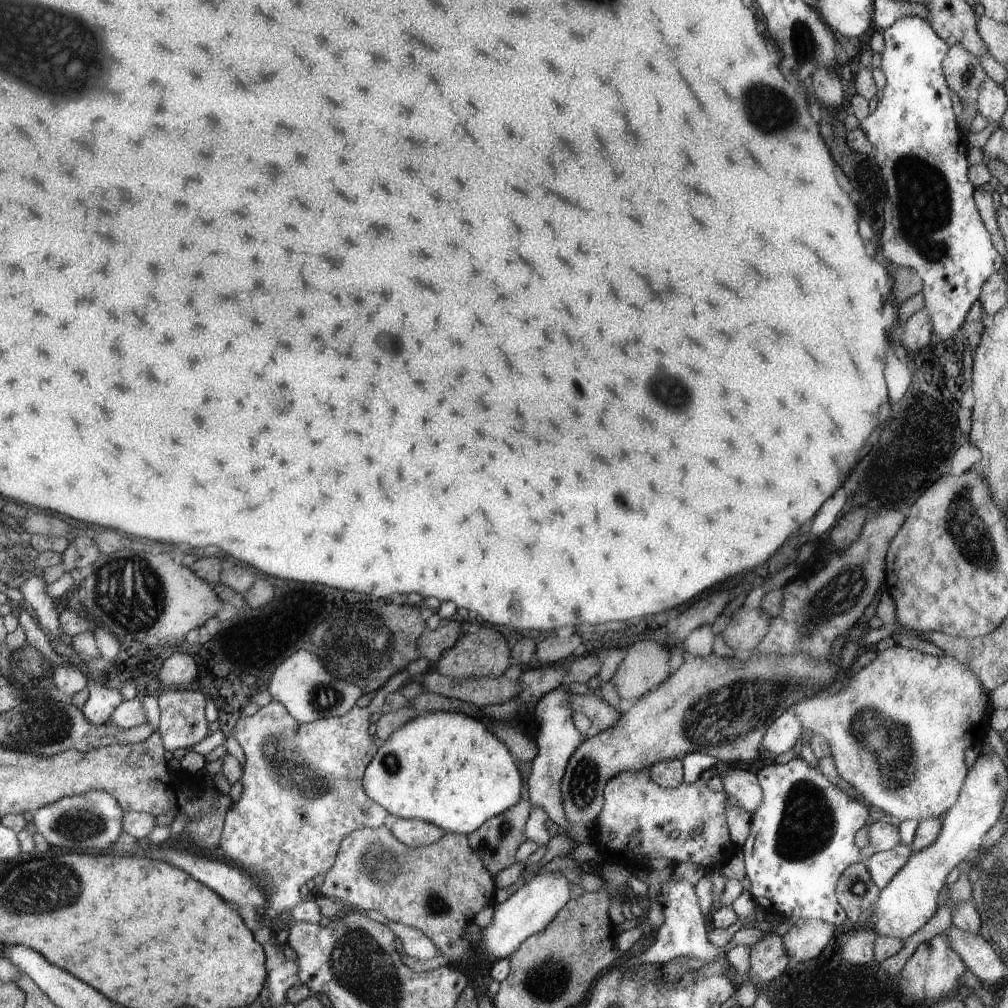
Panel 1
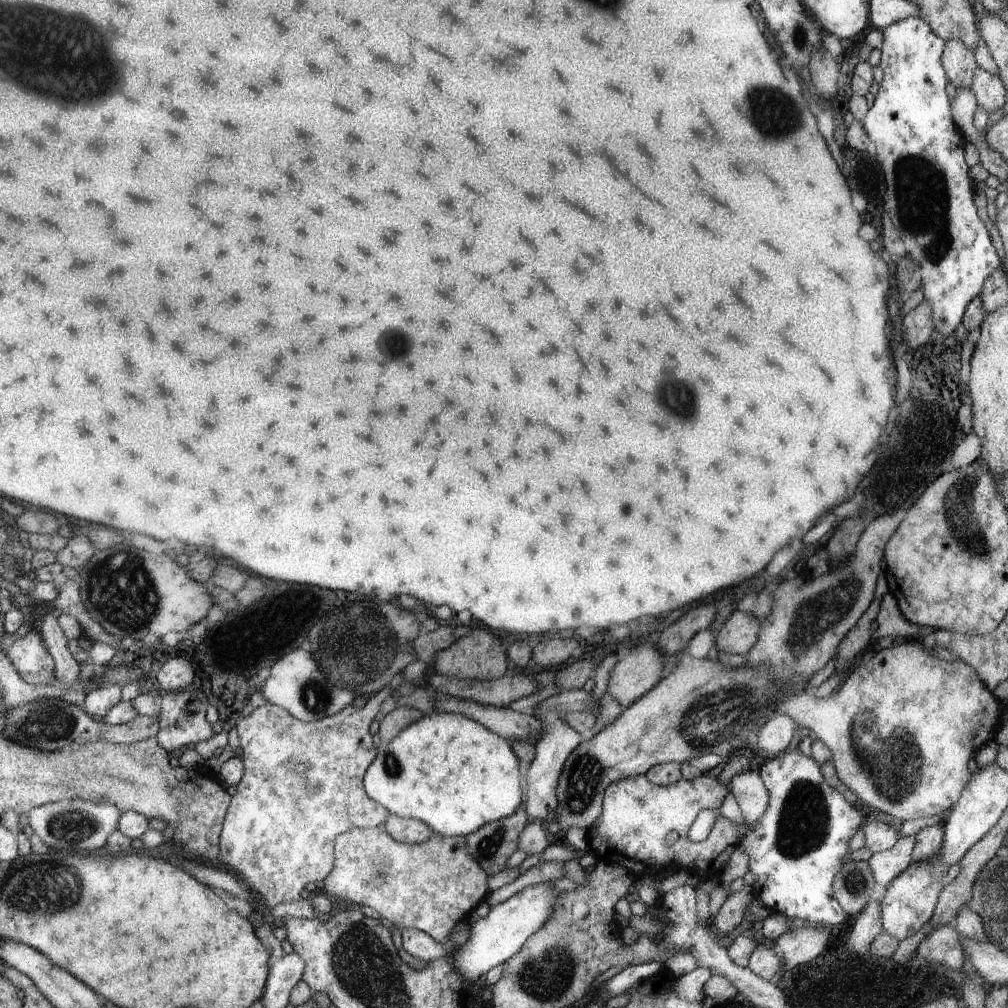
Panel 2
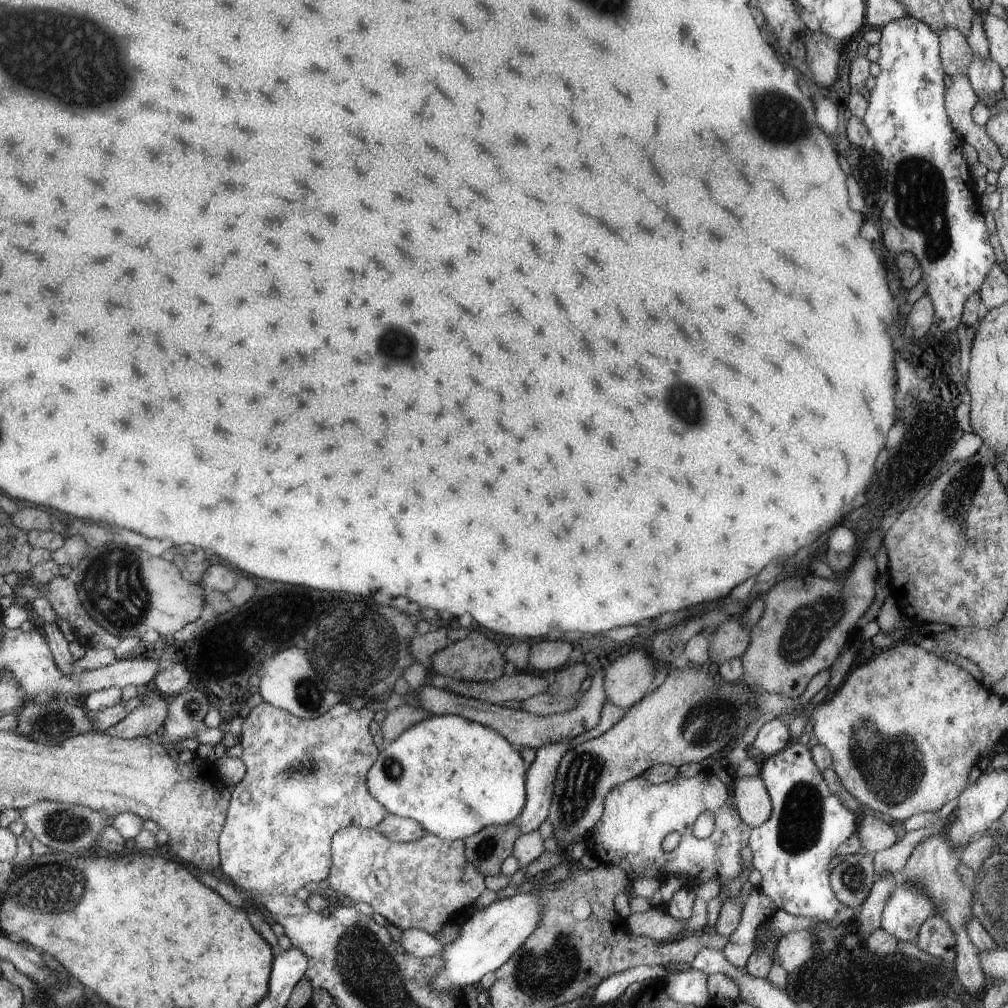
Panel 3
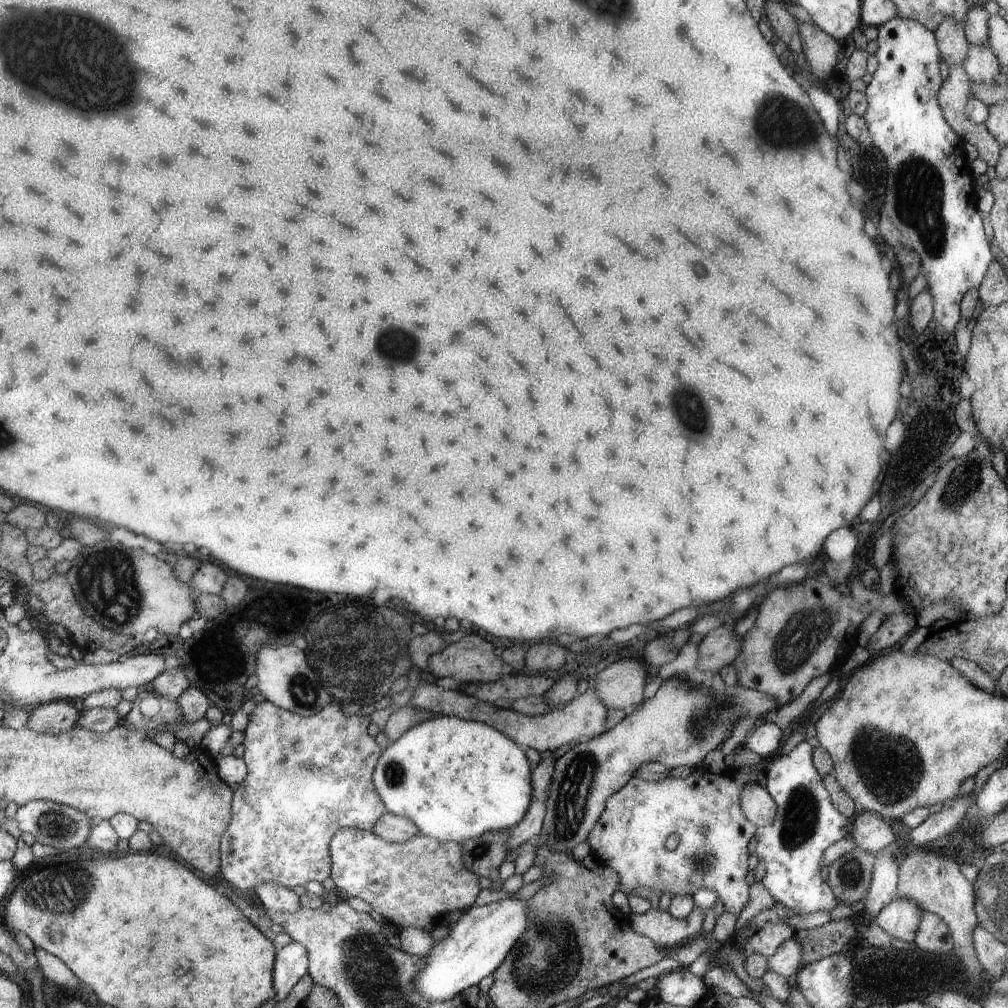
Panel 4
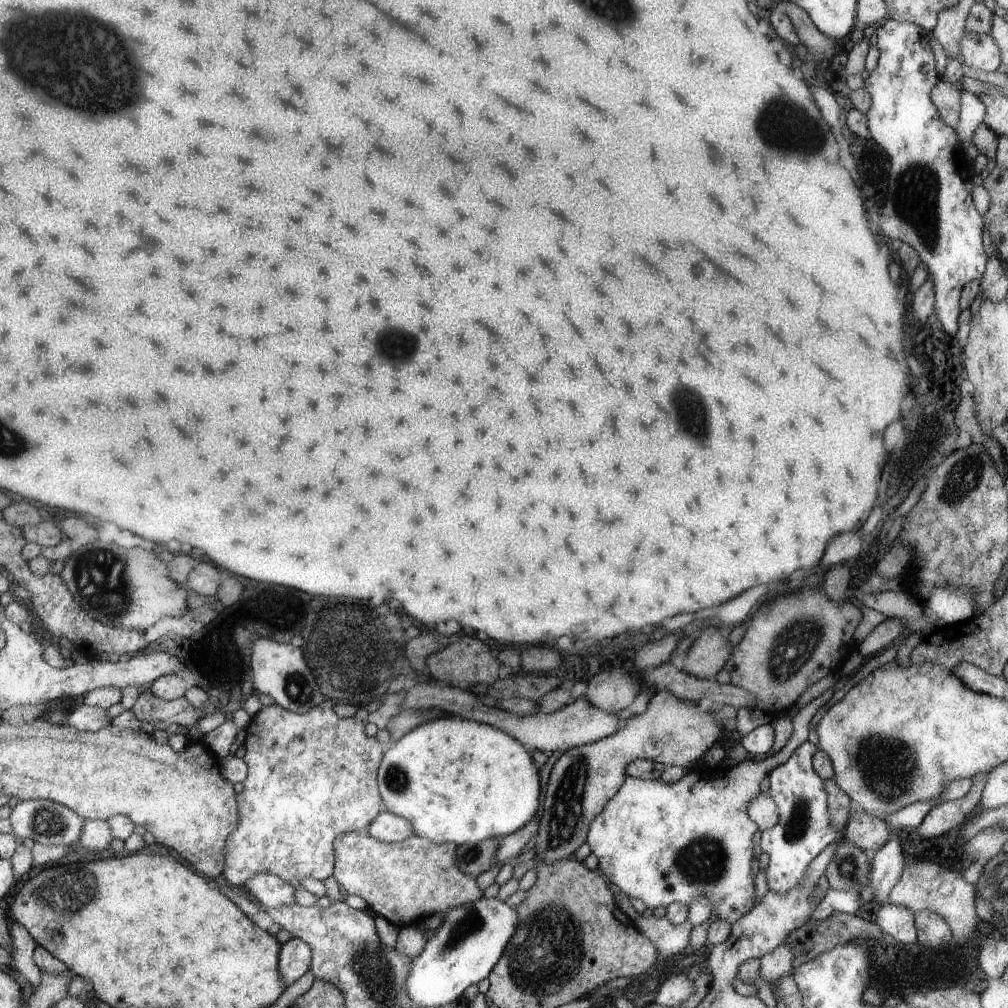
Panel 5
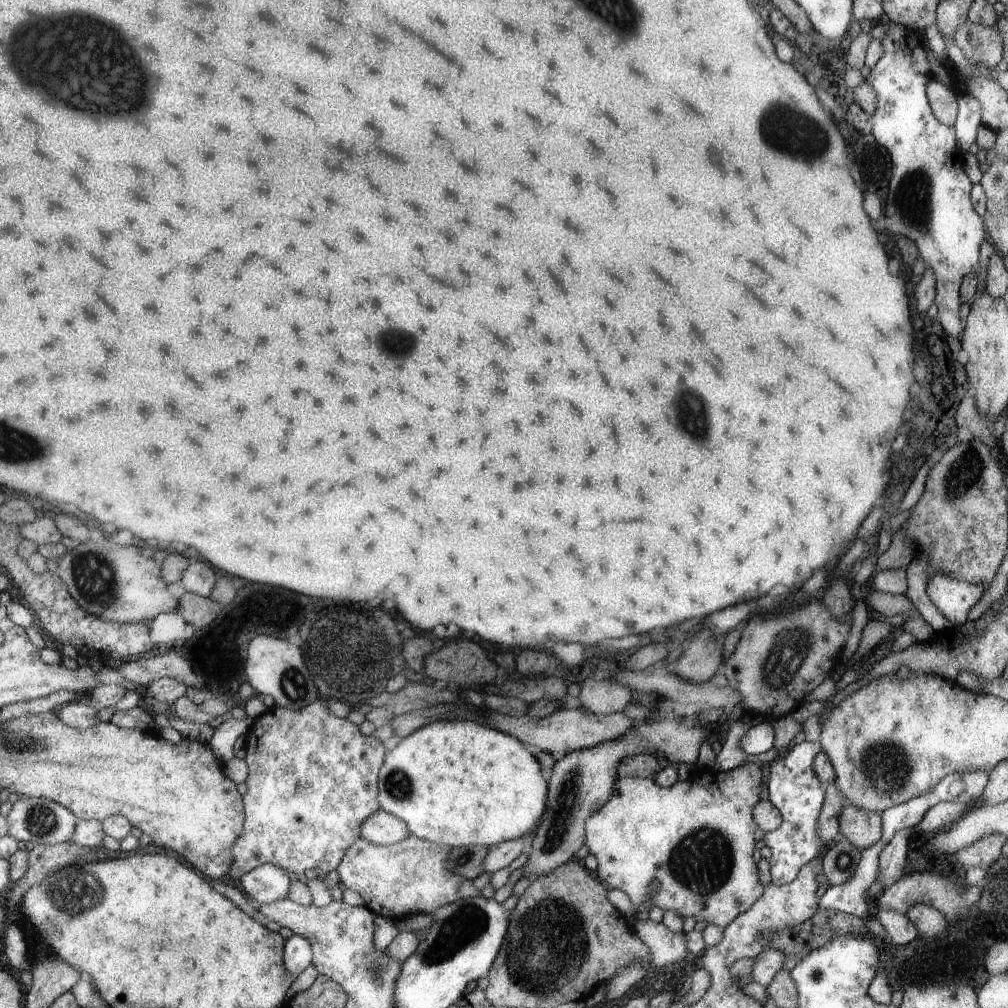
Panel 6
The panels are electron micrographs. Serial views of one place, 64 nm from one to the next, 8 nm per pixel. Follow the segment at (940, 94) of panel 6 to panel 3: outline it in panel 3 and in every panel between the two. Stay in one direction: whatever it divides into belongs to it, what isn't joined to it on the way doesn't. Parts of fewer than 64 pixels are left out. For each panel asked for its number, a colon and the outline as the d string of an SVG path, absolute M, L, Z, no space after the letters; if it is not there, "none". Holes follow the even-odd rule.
3: M953 76L951 84L945 90L945 110L951 122L951 128L963 140L977 150L979 164L987 166L987 170L999 172L1003 166L1003 154L997 144L987 136L985 126L977 126L971 120L971 108L977 104L977 94L965 76Z
4: M951 66L949 76L943 80L935 98L939 102L939 108L943 110L945 122L953 128L953 132L961 138L961 142L969 142L971 146L975 146L979 158L987 162L987 166L995 168L1001 144L989 134L989 130L983 124L971 124L967 120L965 104L971 98L967 82L969 76L957 66Z
5: M947 58L947 70L943 72L943 78L931 88L931 102L937 110L937 116L955 130L959 122L959 96L961 96L961 68L957 60Z

